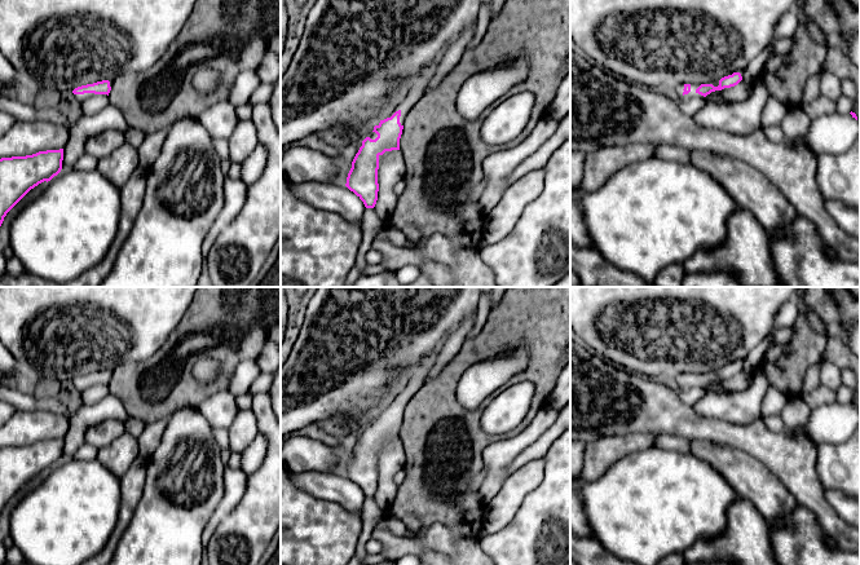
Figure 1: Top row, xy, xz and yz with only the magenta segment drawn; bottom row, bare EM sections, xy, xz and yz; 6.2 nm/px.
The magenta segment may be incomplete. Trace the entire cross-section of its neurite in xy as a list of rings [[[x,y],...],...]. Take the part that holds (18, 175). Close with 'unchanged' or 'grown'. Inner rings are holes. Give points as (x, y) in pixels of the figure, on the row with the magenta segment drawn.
[[[63,149],[0,159],[0,226],[6,213],[35,186],[62,169]]]; unchanged

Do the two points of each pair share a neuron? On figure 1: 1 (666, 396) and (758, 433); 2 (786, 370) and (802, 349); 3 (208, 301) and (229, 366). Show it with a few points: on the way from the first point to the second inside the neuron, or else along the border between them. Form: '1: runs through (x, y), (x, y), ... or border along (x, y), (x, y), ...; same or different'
1: runs through (688, 419), (700, 428), (735, 433); same
2: runs through (788, 365), (798, 354); same
3: runs through (229, 308), (237, 310), (252, 325), (242, 345); same

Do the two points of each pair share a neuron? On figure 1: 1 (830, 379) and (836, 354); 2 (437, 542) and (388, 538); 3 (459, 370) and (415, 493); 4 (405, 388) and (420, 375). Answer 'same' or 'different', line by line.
1: same
2: same
3: same
4: same

